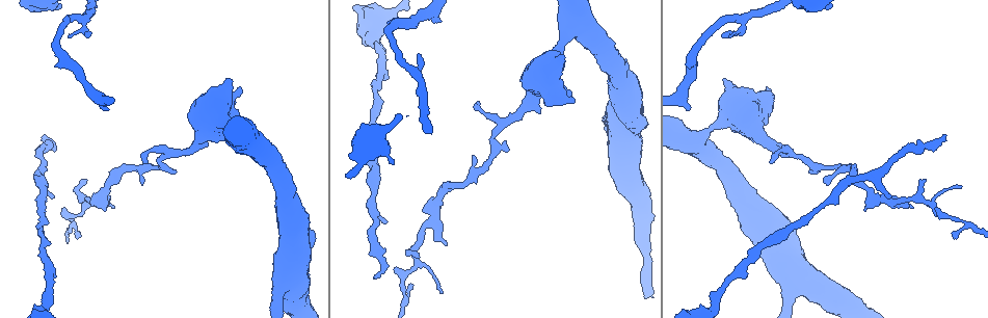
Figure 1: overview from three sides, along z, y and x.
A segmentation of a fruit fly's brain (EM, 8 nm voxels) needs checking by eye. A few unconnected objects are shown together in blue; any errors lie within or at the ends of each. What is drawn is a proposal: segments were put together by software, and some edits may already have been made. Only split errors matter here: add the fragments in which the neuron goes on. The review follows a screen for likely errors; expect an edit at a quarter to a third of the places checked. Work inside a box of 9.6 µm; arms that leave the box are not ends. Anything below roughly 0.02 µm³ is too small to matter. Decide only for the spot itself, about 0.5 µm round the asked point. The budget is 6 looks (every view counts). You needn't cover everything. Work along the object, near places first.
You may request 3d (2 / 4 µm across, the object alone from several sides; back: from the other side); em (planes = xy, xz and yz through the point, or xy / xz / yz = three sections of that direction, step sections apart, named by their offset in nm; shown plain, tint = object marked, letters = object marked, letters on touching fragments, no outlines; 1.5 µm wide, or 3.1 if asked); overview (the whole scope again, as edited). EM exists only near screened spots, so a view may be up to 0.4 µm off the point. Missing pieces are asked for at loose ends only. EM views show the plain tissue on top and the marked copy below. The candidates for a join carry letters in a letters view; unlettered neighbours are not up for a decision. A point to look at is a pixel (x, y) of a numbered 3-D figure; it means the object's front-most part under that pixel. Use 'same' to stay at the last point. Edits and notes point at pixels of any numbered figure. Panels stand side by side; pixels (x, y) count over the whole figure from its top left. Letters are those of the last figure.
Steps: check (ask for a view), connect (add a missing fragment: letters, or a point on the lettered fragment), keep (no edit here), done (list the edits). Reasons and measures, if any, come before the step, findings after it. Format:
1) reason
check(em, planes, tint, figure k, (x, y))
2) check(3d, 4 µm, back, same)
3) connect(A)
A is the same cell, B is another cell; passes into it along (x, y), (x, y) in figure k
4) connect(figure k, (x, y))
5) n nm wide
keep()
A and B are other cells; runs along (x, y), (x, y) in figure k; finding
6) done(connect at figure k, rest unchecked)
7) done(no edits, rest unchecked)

free end
check(3d, 2 µm, figure 1, (943, 138))

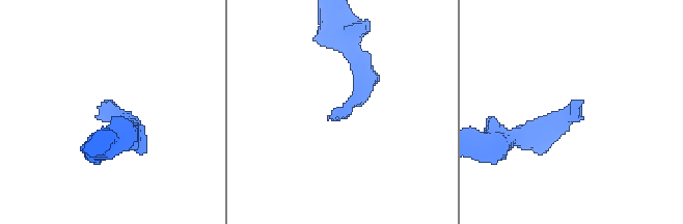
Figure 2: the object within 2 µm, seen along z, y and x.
need the tissue
check(em, planes, letters, figure 2, (97, 118))

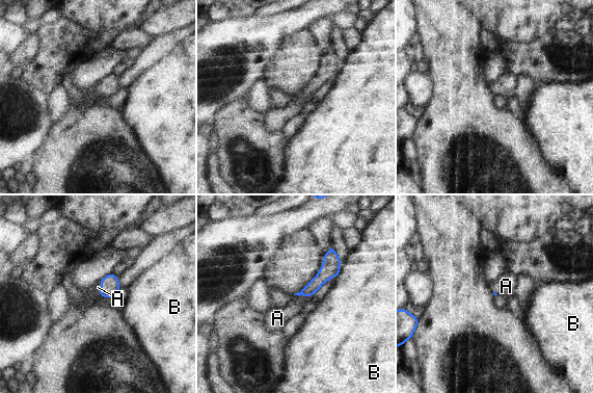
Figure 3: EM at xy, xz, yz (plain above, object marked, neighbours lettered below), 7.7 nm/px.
connect(A)
A is the same cell, B is another cell; passes into it along (325, 272), (302, 295), (279, 317) in figure 3; it goes on there

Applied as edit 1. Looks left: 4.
branch stops here
check(3d, 2 µm, figure 1, (478, 101))

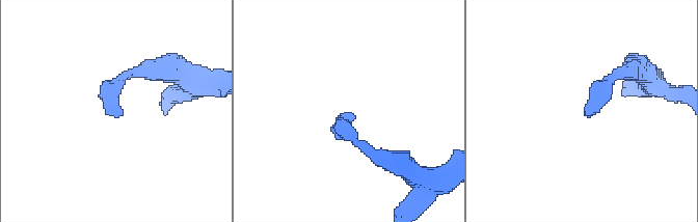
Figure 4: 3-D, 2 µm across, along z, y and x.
need the tissue
check(em, planes, letters, figure 4, (119, 111))

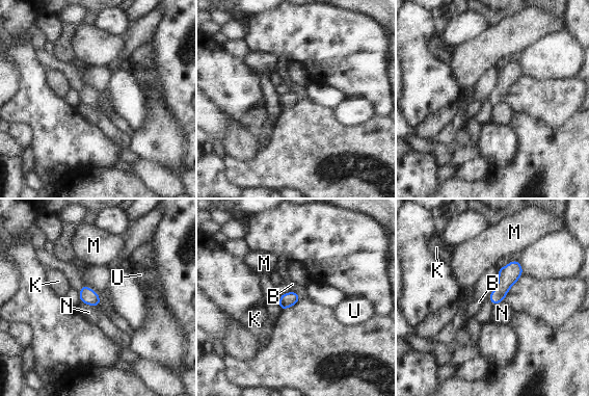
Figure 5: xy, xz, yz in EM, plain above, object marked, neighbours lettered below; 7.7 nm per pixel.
N touches over 120 nm
keep()
B, K, M, N and U are other cells; no lettered fragment goes on from it

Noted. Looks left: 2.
done(connect at figure 3, rest unchecked)

